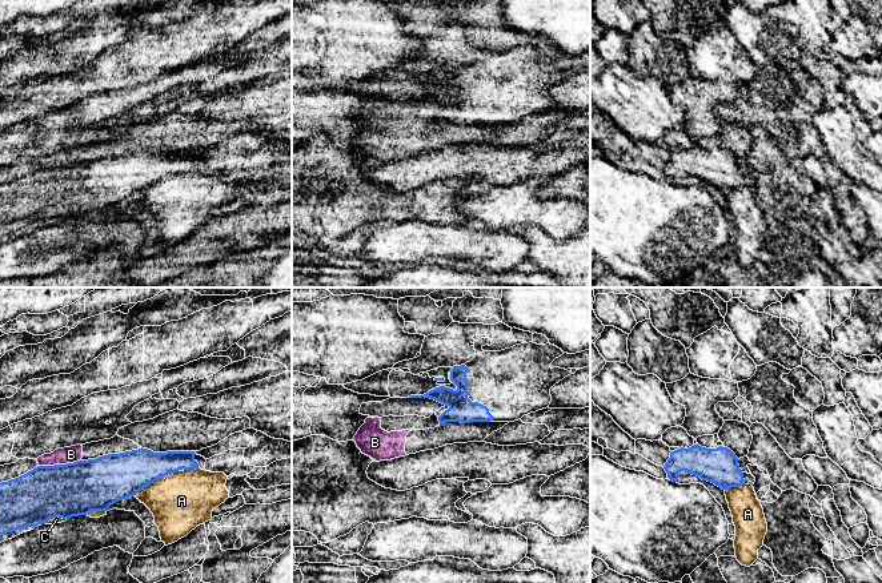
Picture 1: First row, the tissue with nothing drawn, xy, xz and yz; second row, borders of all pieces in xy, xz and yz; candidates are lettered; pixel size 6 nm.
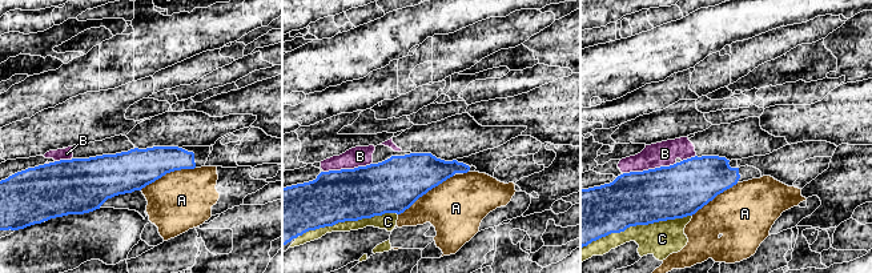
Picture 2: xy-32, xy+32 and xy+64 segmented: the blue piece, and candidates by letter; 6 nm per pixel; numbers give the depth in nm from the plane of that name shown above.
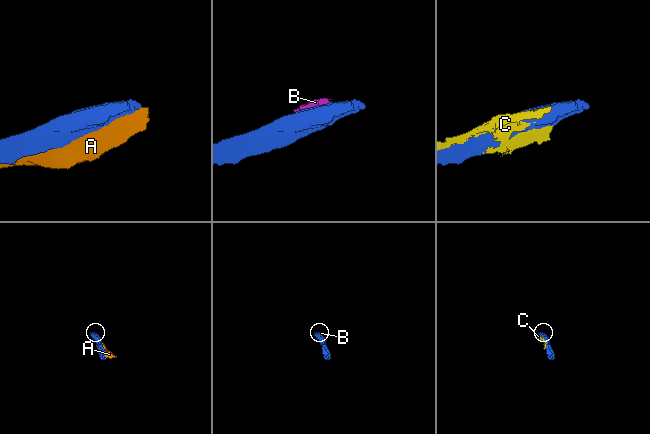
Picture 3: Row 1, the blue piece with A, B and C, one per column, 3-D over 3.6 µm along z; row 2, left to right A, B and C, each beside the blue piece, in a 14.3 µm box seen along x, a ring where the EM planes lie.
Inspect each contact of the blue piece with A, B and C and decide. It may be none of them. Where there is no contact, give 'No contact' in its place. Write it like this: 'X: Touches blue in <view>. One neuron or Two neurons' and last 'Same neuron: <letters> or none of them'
A: Touches blue in xy. Two neurons
B: Touches blue in xy. Two neurons
C: Touches blue in xy. Two neurons
Same neuron: none of them

